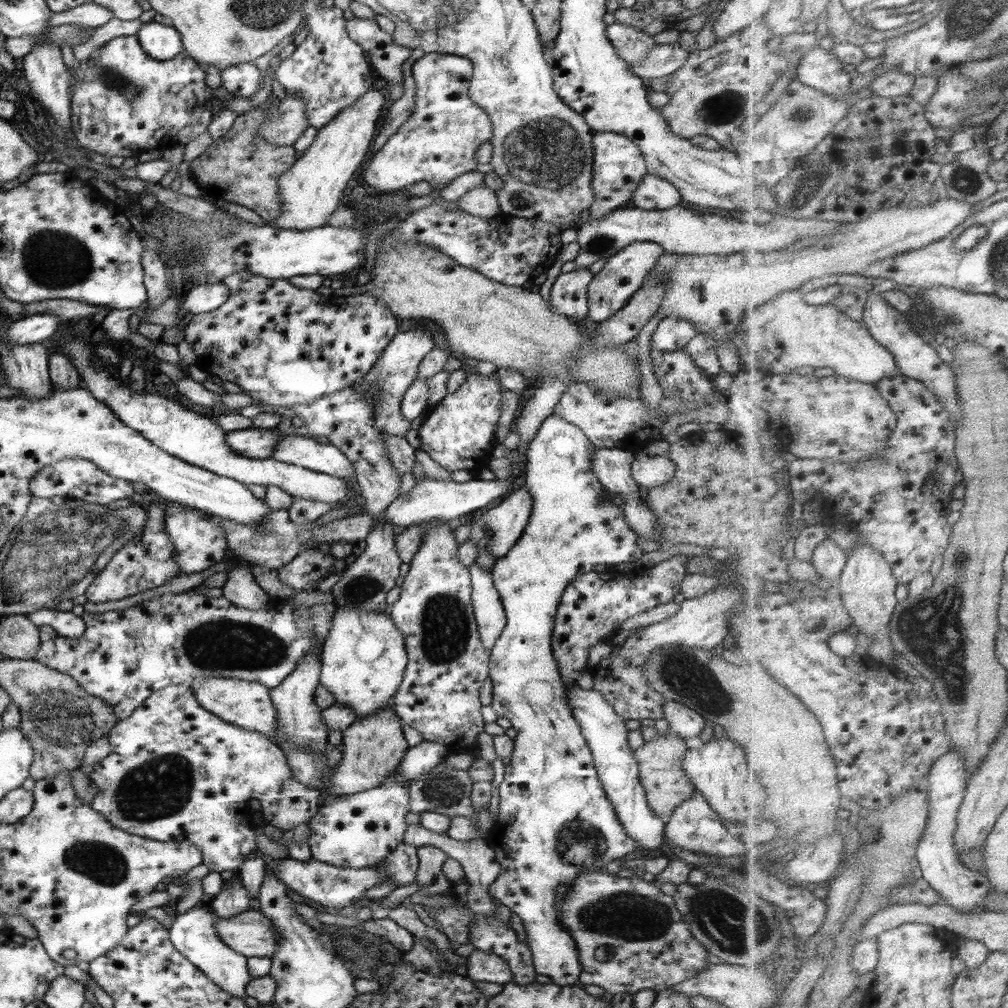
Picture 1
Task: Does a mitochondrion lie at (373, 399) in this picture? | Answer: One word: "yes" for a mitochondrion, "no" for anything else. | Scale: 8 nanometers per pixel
no

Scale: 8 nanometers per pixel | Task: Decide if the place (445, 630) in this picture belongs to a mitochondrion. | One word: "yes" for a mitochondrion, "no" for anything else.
yes

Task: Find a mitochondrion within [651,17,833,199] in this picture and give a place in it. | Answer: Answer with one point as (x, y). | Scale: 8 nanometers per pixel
(721, 109)

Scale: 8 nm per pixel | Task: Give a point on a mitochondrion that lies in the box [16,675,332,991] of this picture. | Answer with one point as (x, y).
(59, 718)

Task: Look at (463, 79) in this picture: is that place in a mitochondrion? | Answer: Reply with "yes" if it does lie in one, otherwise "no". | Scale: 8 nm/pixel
no

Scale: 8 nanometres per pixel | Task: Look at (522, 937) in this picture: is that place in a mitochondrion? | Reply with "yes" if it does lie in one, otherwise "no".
no

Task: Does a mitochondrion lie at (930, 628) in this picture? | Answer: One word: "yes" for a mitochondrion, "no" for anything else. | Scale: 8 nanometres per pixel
yes

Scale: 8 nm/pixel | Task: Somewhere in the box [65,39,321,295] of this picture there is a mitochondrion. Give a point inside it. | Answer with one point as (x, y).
(112, 79)

